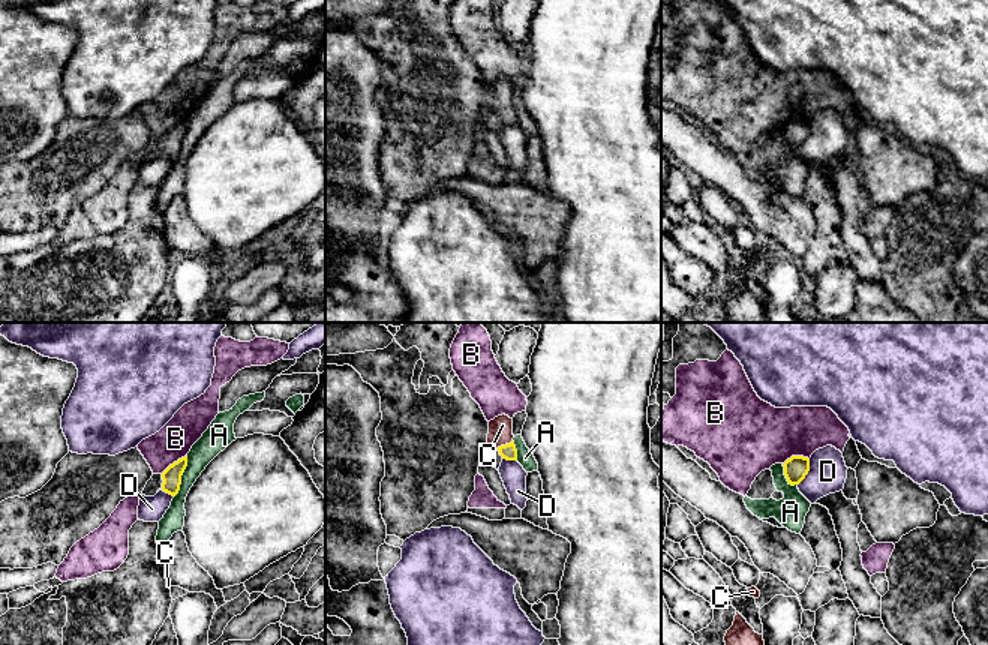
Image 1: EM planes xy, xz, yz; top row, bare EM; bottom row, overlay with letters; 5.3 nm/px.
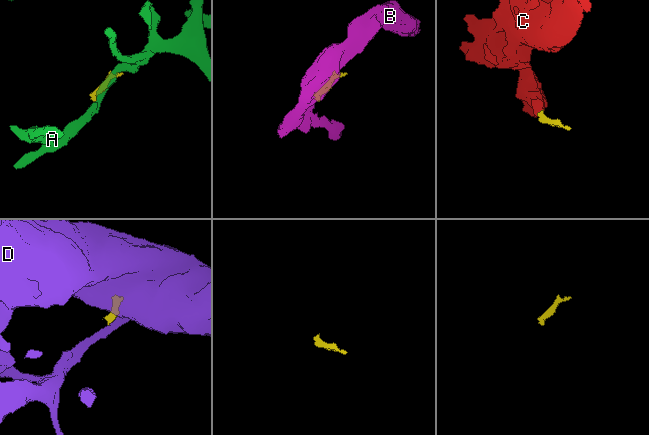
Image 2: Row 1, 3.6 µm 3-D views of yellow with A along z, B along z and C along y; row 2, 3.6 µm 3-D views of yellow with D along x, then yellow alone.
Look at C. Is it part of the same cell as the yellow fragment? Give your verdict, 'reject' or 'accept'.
accept

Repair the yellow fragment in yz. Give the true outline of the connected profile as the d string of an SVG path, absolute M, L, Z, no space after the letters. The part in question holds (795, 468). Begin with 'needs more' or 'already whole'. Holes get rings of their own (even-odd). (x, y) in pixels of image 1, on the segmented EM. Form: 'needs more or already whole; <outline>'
already whole; M792 456L784 464L784 476L789 484L799 484L810 471L810 459L804 456Z

